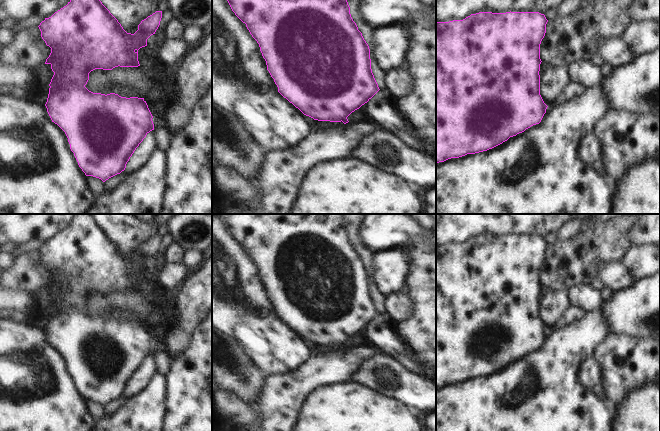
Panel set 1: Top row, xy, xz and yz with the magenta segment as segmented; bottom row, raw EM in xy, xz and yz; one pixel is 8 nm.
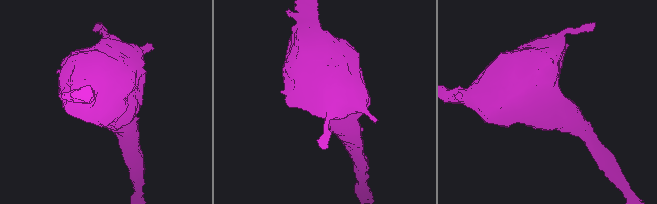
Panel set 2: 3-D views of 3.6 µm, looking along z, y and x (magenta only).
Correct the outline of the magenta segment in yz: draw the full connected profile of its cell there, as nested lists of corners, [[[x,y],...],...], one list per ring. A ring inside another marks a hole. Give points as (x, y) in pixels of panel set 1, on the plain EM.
[[[479,236],[463,244],[449,246],[436,245],[436,387],[467,378],[475,378],[492,373],[510,361],[539,348],[546,337],[547,329],[540,319],[540,268],[546,257],[548,244],[539,236]]]

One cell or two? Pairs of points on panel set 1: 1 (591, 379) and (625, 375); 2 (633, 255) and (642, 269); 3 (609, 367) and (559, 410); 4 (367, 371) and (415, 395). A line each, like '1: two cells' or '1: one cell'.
1: two cells
2: one cell
3: two cells
4: one cell

